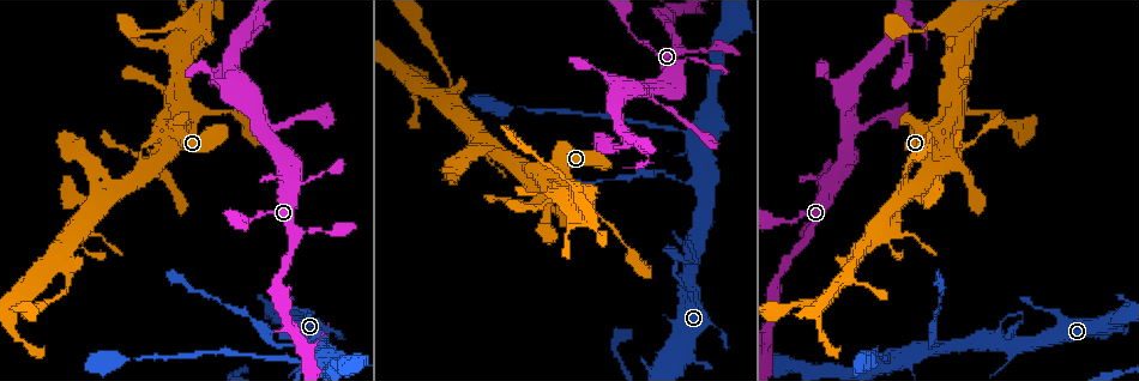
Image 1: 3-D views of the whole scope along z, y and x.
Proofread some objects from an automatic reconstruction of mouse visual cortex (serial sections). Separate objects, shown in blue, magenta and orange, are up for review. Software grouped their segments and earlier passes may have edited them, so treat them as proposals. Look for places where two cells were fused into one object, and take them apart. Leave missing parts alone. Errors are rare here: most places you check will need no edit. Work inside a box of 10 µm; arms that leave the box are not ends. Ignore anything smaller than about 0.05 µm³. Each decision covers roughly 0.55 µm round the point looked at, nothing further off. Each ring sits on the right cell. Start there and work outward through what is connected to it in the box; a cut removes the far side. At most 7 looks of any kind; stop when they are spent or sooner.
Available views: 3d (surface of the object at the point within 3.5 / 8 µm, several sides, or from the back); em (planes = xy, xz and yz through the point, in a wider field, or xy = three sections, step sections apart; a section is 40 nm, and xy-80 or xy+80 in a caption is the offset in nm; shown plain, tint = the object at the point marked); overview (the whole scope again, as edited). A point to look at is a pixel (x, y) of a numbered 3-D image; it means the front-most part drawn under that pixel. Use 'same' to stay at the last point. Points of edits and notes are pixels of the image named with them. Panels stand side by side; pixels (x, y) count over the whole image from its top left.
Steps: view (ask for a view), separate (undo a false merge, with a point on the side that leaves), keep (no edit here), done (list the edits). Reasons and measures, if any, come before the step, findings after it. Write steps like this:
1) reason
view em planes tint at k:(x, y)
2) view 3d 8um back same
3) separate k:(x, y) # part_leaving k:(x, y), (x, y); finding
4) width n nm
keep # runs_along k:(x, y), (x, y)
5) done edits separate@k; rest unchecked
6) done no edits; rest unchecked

abrupt turn
view 3d 3.5um at 1:(947, 126)

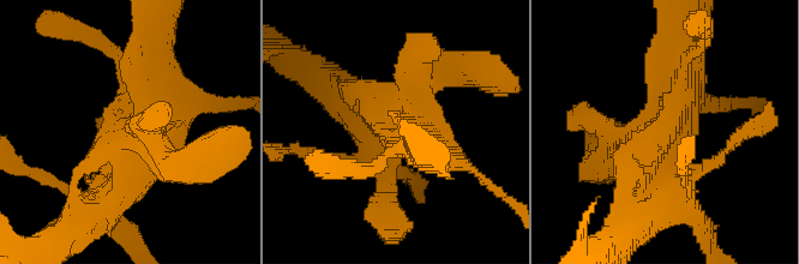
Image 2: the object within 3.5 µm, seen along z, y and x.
now the EM
view em planes tint at 2:(664, 129)

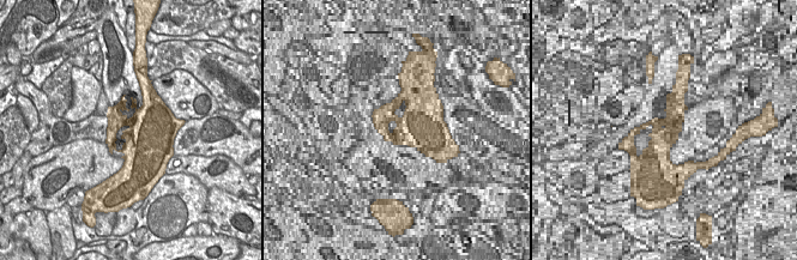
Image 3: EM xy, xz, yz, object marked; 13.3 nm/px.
width 850 nm
keep # runs_along 2:(426, 74), (401, 136), (367, 116); continuous, no second cell

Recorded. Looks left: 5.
branch point
view 3d 3.5um at 1:(850, 136)

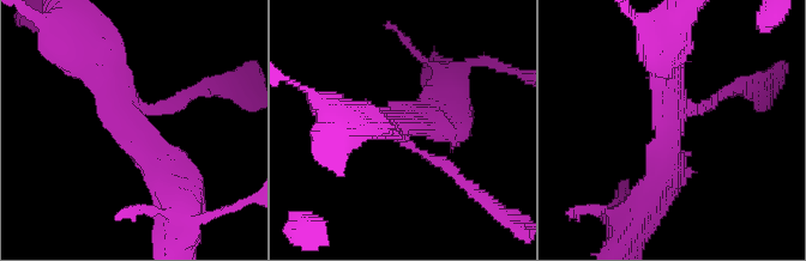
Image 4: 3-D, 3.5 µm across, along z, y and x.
arms 3; arm_widths 150, 350, 400 nm
view em xy step 1 plain at 4:(667, 126)

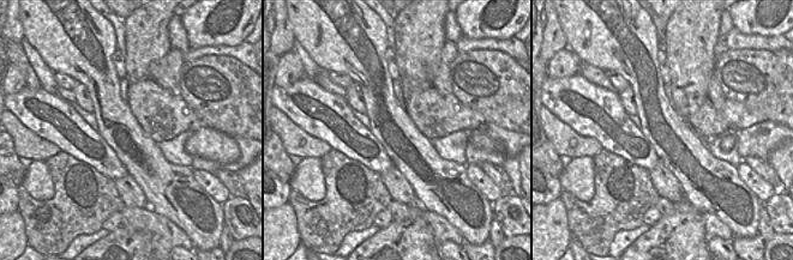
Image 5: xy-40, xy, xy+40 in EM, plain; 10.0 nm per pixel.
view em xy step 1 tint same

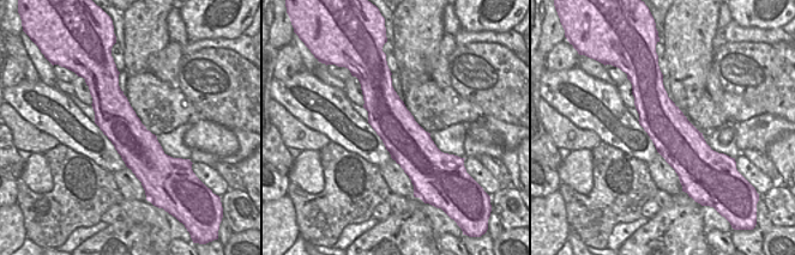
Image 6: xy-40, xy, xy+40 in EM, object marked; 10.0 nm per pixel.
width 440 nm
keep # runs_along 4:(173, 189), (89, 56); one cell here

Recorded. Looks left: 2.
view 3d 3.5um at 1:(244, 31)

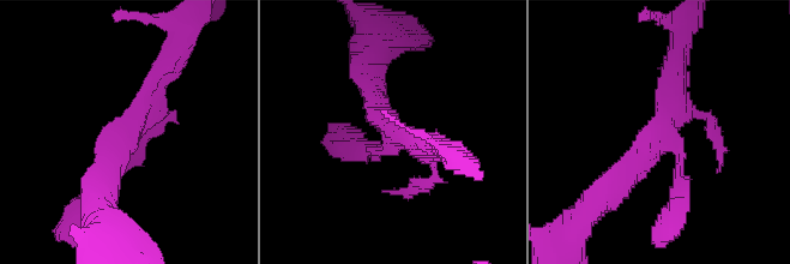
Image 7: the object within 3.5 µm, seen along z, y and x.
view em planes tint at 7:(397, 134)

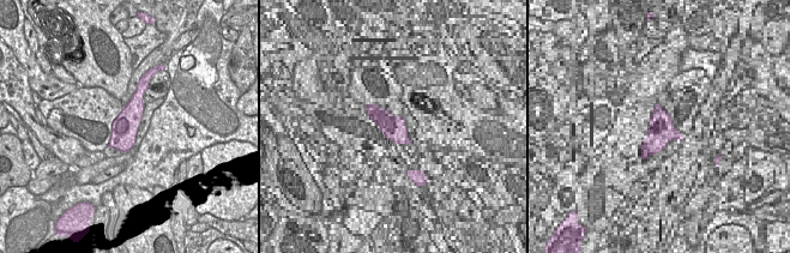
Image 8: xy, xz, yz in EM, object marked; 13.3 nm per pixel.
keep # runs_along 7:(609, 190), (661, 134), (680, 154), (680, 198); all the same cell

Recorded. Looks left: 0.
done no edits; rest unchecked

